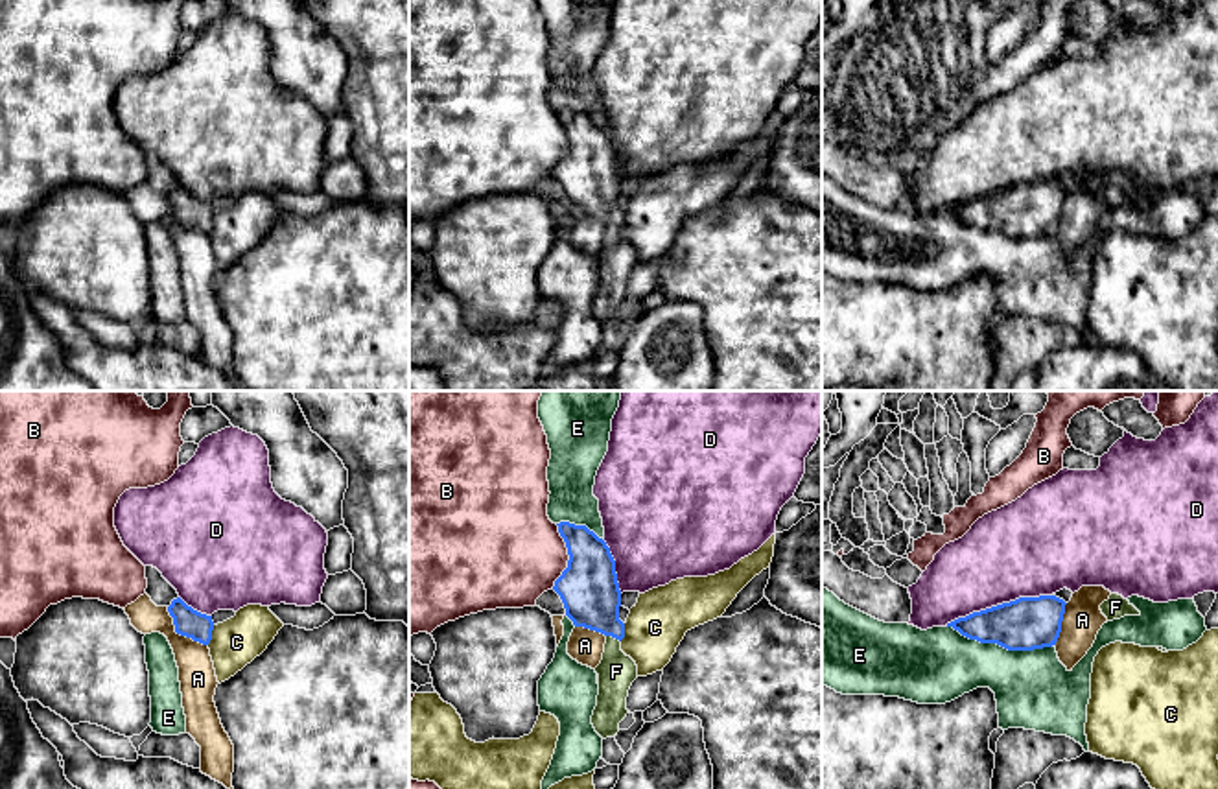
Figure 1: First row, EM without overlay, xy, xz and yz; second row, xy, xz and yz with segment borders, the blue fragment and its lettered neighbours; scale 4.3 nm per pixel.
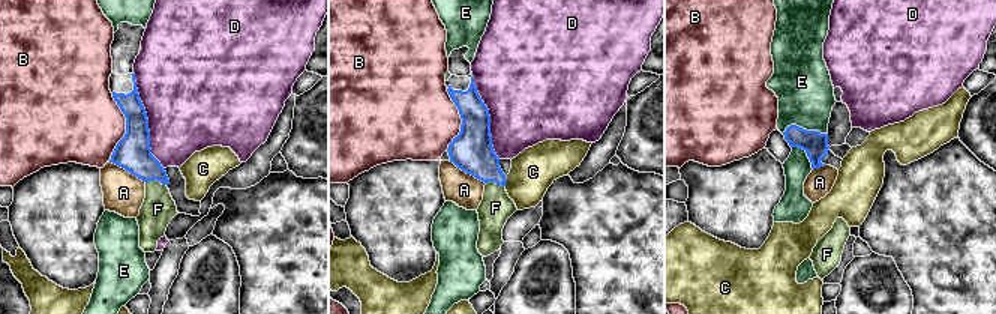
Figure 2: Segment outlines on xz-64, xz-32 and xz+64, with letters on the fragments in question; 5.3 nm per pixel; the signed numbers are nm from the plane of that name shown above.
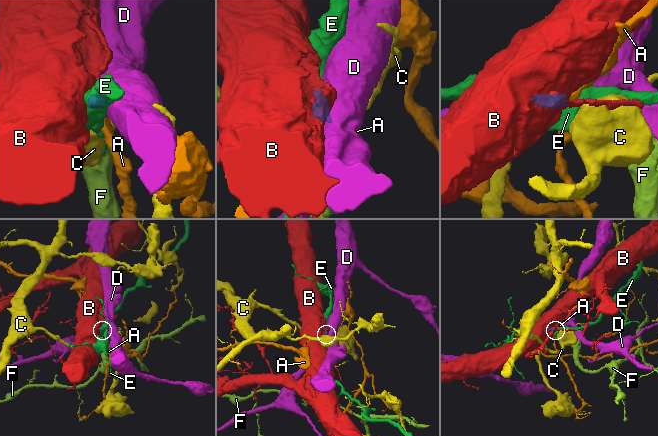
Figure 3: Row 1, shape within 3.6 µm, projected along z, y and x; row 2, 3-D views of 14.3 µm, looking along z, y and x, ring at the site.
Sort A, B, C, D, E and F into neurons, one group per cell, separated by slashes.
A / B / C / D / E / F

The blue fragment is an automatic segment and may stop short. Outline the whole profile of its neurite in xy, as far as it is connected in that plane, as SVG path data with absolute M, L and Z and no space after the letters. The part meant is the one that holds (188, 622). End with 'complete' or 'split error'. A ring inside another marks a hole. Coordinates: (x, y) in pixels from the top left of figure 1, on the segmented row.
M181 597L171 601L168 612L173 618L177 634L192 638L203 645L210 643L214 630L212 616L193 610Z; complete

